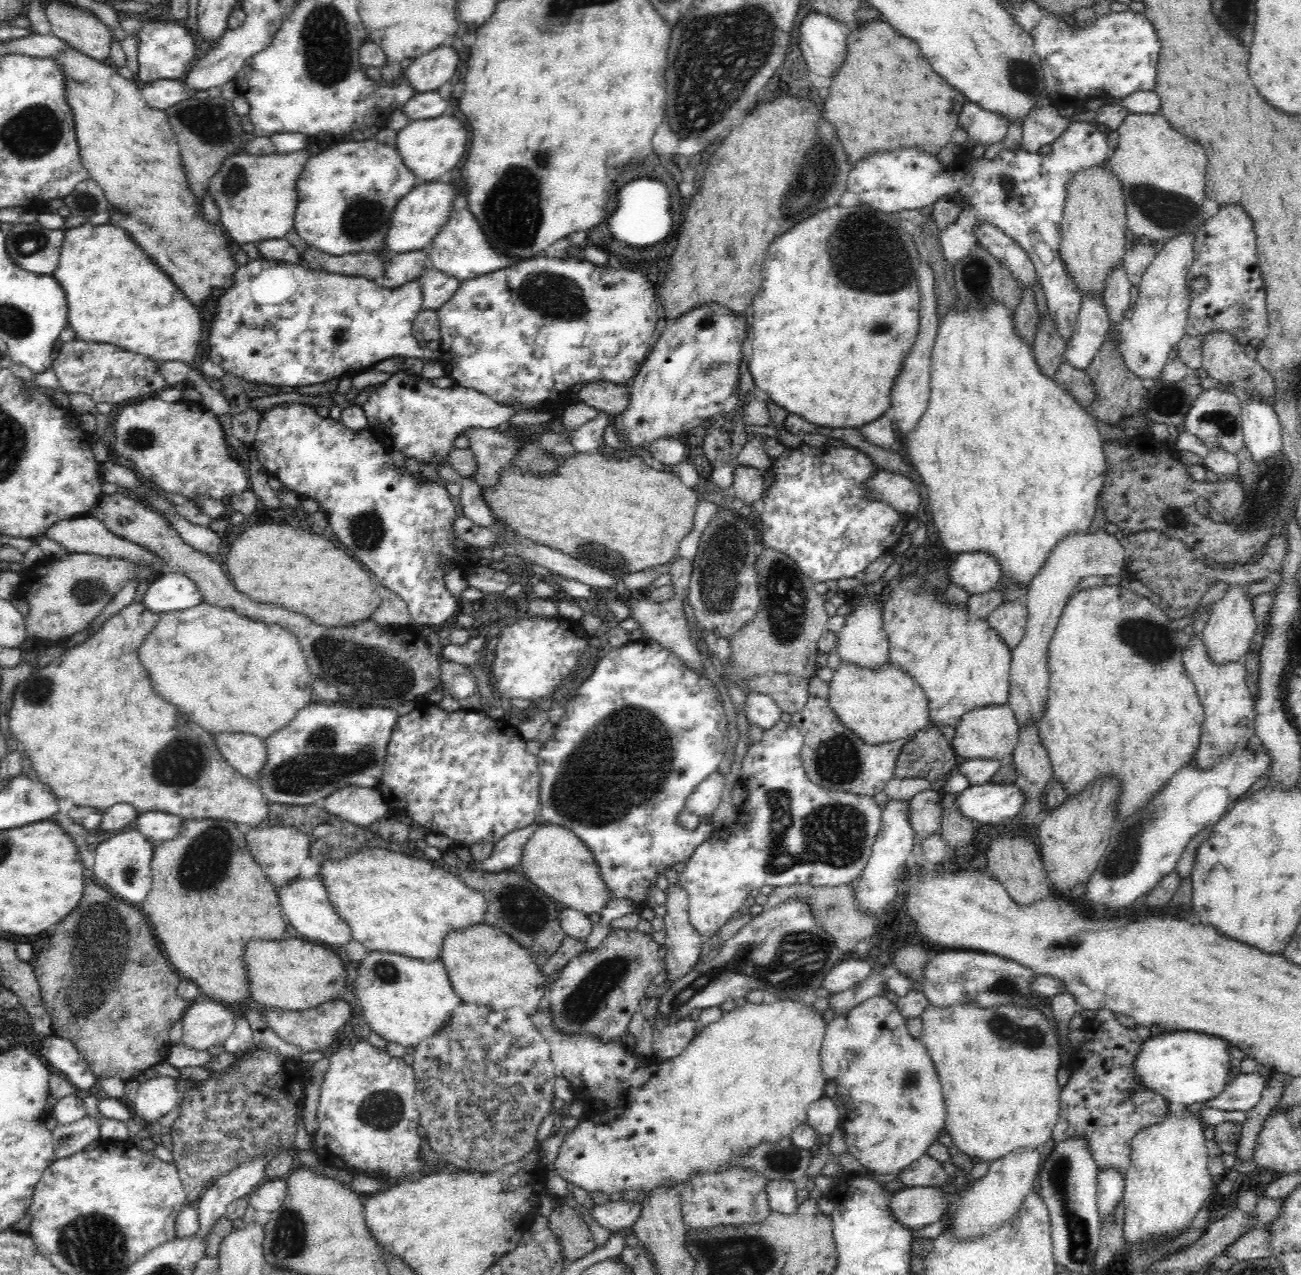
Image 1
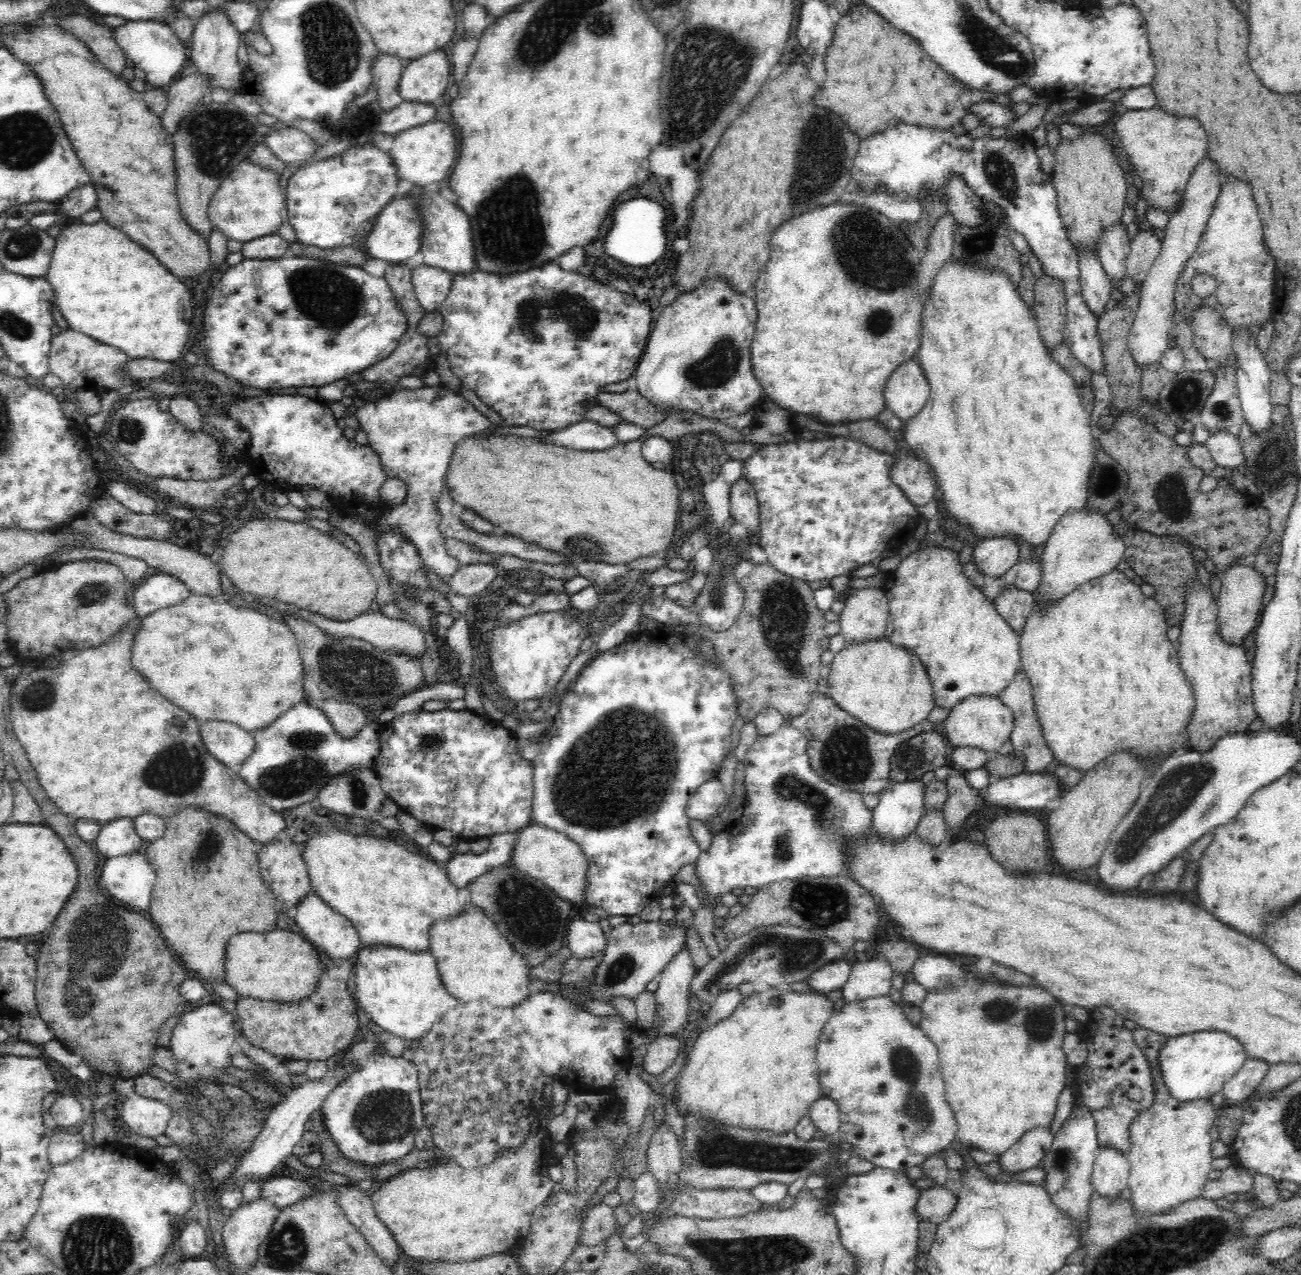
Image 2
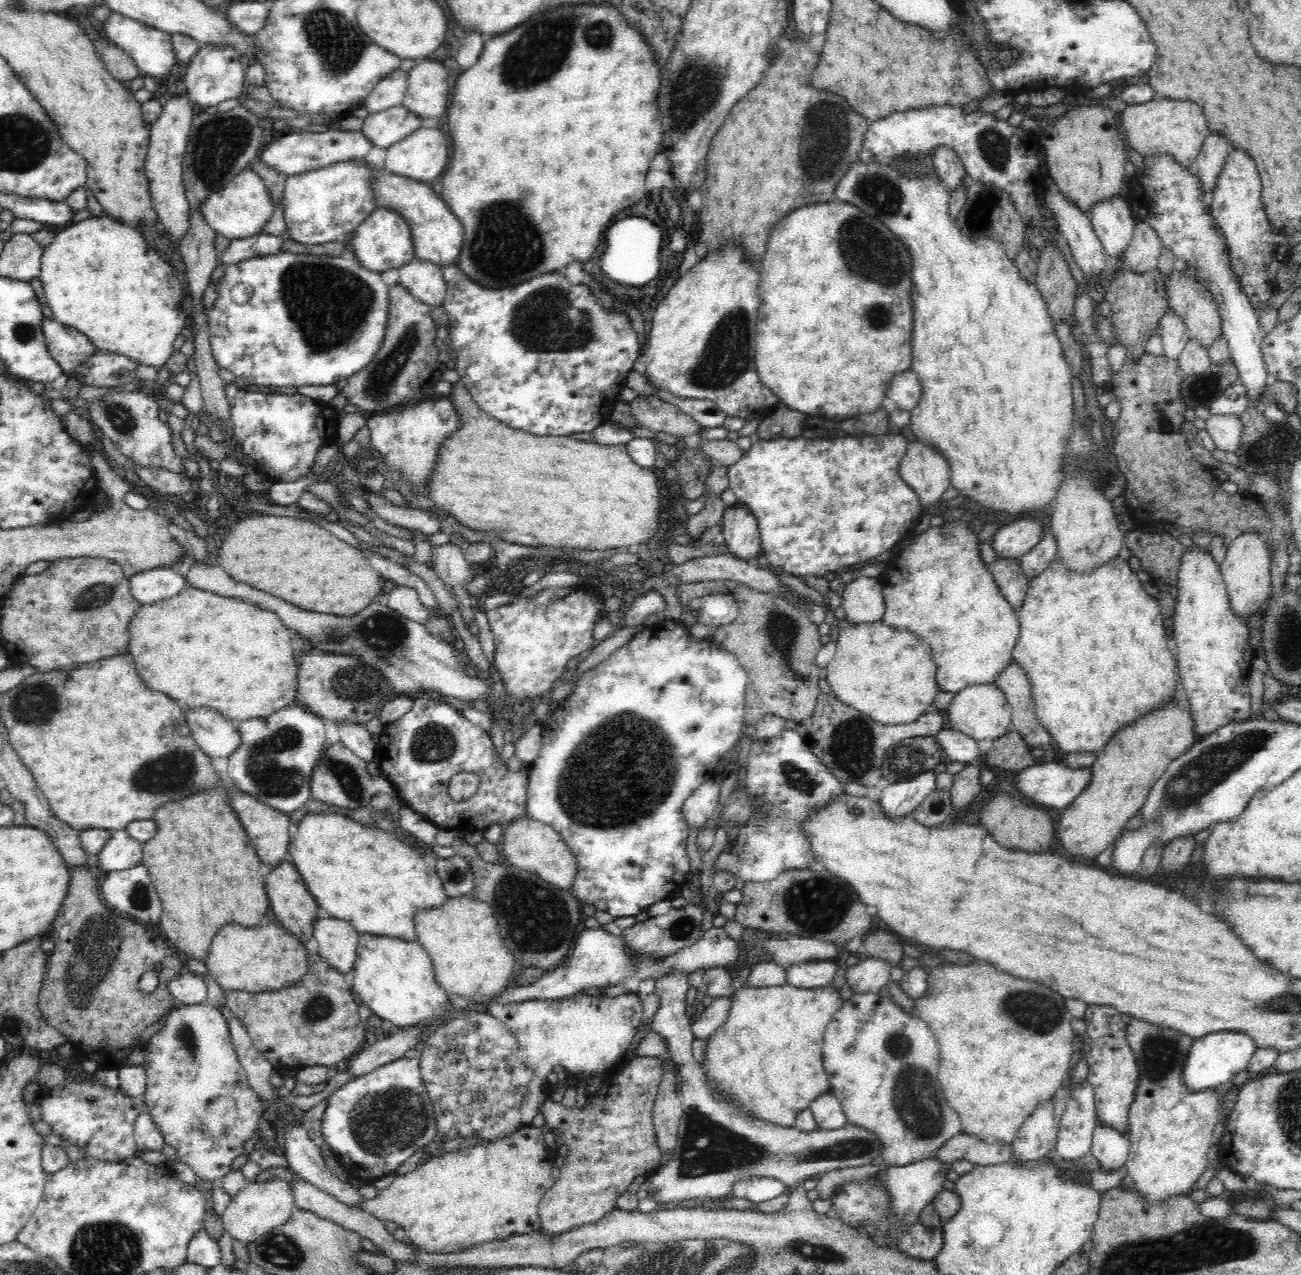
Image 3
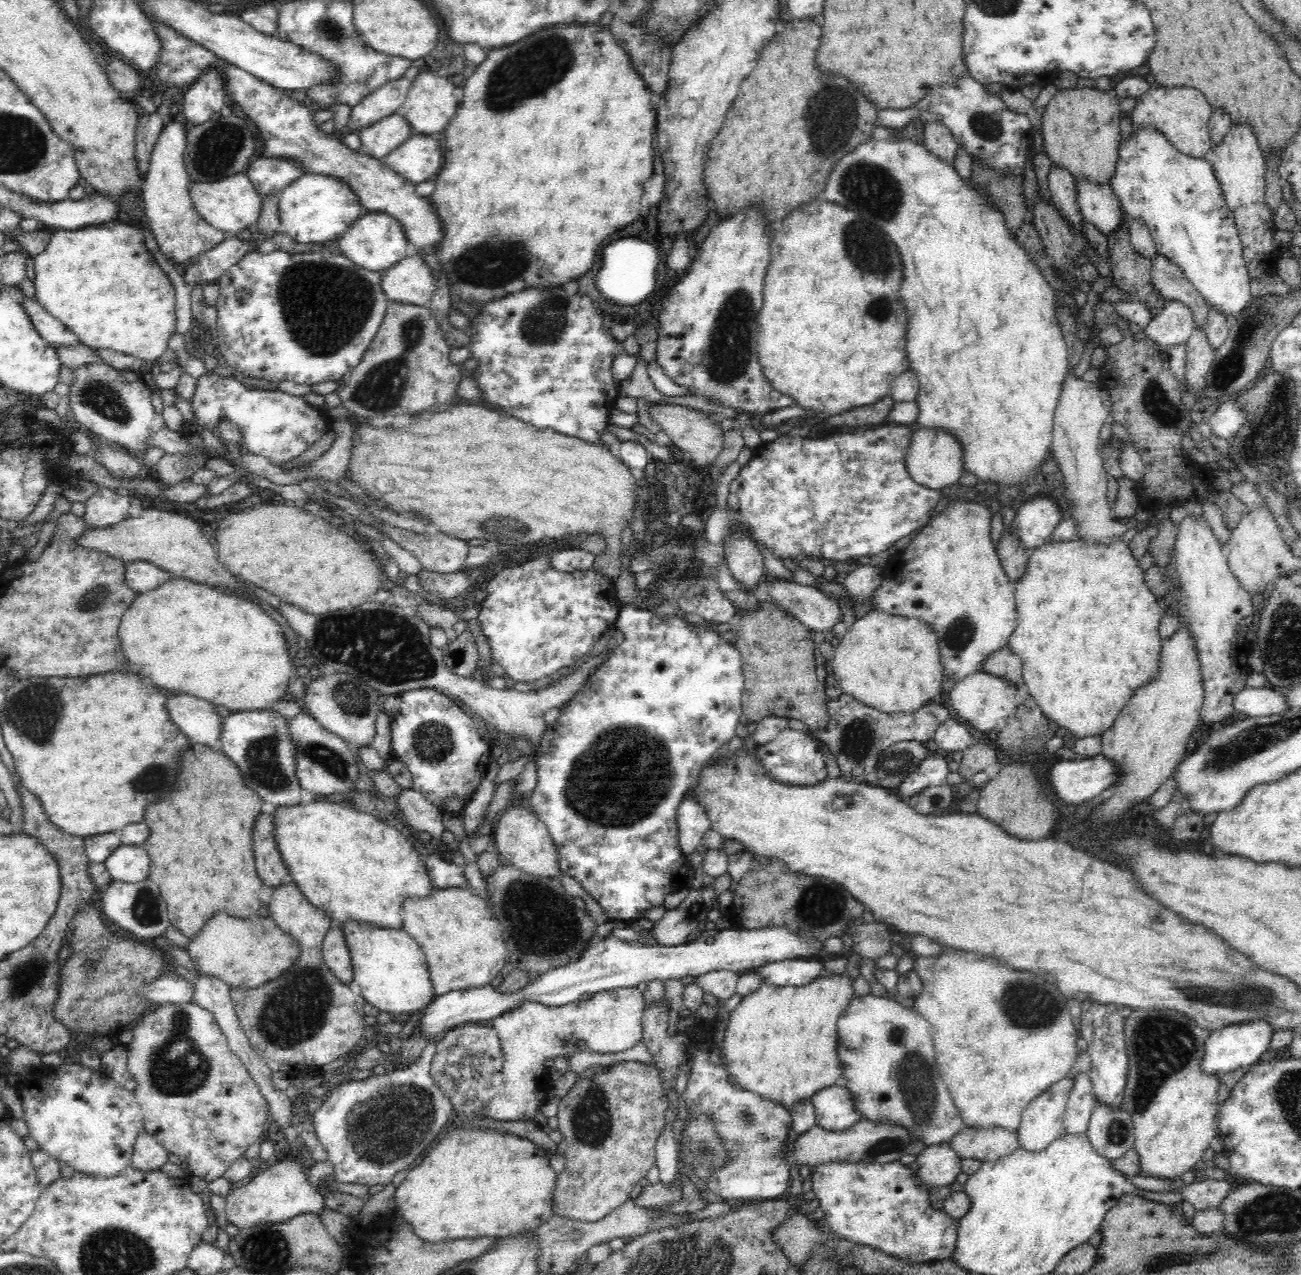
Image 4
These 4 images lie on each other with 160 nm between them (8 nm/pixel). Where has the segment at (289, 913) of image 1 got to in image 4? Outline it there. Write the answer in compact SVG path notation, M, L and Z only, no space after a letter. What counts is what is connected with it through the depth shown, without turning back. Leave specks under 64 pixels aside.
M332 924L327 934L324 934L323 961L324 964L344 983L353 980L352 957L343 936L343 926Z

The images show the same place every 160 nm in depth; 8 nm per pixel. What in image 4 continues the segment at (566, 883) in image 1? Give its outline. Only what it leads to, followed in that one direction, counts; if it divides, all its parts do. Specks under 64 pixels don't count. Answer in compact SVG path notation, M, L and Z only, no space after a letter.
M512 808L506 812L498 824L493 824L494 839L491 848L496 850L506 864L538 877L558 879L562 876L559 869L559 852L553 844L548 828L530 810Z

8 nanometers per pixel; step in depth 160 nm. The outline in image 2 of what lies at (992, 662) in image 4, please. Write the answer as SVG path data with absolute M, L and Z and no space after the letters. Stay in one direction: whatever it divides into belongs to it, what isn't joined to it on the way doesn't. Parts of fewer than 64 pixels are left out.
M1022 669L1018 670L1013 676L1012 684L998 697L1014 715L1014 726L1008 748L1021 759L1024 768L1028 768L1028 773L1045 773L1048 770L1048 765L1055 758L1052 751L1047 747L1046 741L1044 741L1041 726L1037 721L1031 683Z

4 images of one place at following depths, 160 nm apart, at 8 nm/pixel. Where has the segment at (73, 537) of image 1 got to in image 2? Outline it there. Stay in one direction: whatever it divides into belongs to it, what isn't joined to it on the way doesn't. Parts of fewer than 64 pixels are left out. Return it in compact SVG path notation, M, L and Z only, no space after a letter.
M91 512L85 513L78 519L69 522L72 531L80 531L88 537L87 546L99 548L118 553L122 556L134 557L143 560L149 568L158 569L160 573L170 574L172 577L184 582L192 592L200 592L200 594L209 594L214 599L220 600L222 588L220 583L220 572L214 564L214 558L206 558L200 556L196 552L179 548L172 542L157 541L154 539L136 538L132 535L122 535L106 528L102 523L96 520L96 517Z

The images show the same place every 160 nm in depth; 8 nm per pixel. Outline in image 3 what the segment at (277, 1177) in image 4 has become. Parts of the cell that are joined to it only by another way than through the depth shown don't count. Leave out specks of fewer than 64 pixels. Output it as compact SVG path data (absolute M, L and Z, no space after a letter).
M272 1180L266 1182L247 1183L236 1196L231 1197L227 1209L221 1216L225 1231L242 1245L254 1242L259 1236L270 1232L277 1226L284 1224L296 1206L292 1199L290 1182Z

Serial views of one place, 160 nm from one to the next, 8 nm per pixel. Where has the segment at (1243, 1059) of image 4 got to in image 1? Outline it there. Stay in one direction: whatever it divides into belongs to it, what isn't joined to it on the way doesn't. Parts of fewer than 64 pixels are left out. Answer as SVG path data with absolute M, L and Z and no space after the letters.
M1174 1031L1142 1042L1133 1072L1145 1090L1155 1092L1171 1105L1188 1107L1219 1096L1226 1089L1230 1066L1226 1040L1196 1031Z

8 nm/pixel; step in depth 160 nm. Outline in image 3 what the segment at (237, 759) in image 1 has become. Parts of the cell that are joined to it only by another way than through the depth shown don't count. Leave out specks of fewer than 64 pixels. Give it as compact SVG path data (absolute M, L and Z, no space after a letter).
M190 708L186 710L185 718L194 740L207 756L230 758L241 745L236 724L214 709Z

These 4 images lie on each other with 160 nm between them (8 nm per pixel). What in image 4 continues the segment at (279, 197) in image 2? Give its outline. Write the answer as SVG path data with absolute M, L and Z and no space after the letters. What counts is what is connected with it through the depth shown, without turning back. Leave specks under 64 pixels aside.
M245 172L230 175L219 181L190 182L189 193L200 217L227 236L236 236L239 232L248 230L262 214L263 197L258 194L257 188L254 188L253 182Z

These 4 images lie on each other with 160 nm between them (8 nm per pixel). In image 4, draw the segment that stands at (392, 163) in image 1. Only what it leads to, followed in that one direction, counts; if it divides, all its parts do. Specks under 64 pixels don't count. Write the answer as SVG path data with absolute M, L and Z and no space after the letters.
M306 173L281 190L280 220L282 231L296 242L318 244L335 242L339 236L365 213L360 199L347 182L325 174Z

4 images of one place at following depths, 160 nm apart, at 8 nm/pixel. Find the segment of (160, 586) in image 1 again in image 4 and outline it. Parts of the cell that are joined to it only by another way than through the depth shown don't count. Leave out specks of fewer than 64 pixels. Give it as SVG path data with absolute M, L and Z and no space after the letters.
M145 560L124 566L126 566L126 585L137 595L151 591L157 586L164 586L164 583L170 582L175 577Z

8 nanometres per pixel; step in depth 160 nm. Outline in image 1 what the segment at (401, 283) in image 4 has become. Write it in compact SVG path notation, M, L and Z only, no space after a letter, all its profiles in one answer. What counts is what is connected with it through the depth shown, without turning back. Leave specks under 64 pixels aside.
M424 269L421 274L421 294L423 308L437 311L448 299L456 294L461 281L438 269Z

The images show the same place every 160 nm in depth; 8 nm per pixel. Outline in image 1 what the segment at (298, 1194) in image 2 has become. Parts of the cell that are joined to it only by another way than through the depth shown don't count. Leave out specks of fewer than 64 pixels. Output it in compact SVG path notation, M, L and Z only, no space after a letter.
M266 1179L246 1196L248 1206L252 1206L256 1212L274 1212L283 1205L286 1190L285 1180Z

